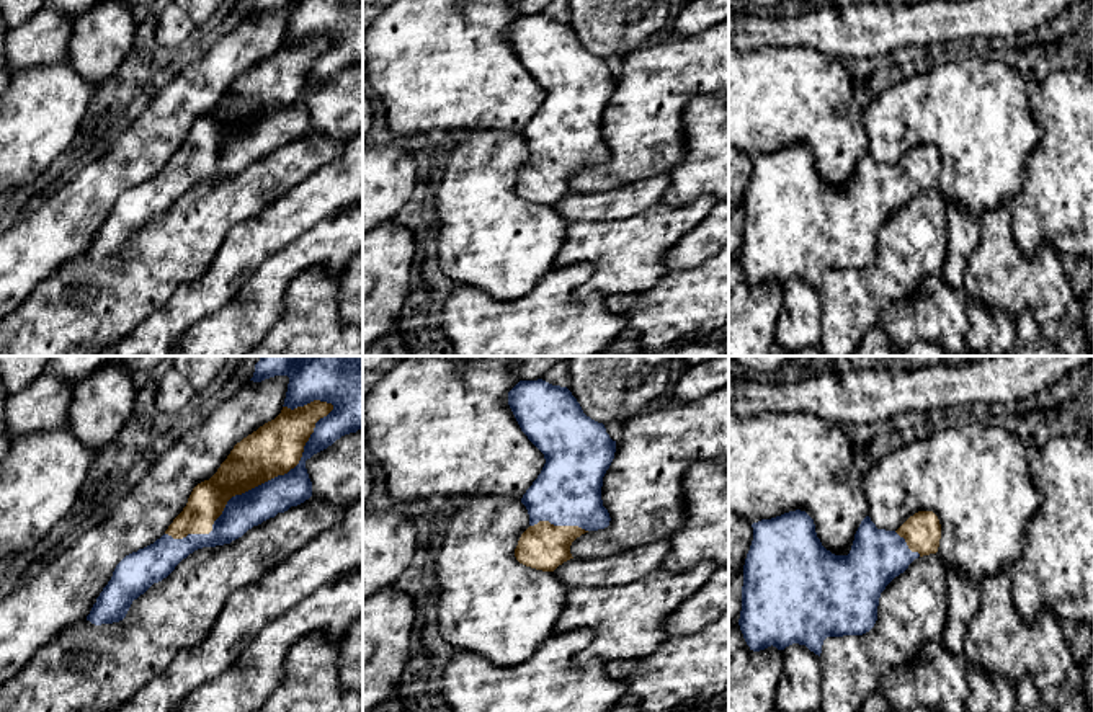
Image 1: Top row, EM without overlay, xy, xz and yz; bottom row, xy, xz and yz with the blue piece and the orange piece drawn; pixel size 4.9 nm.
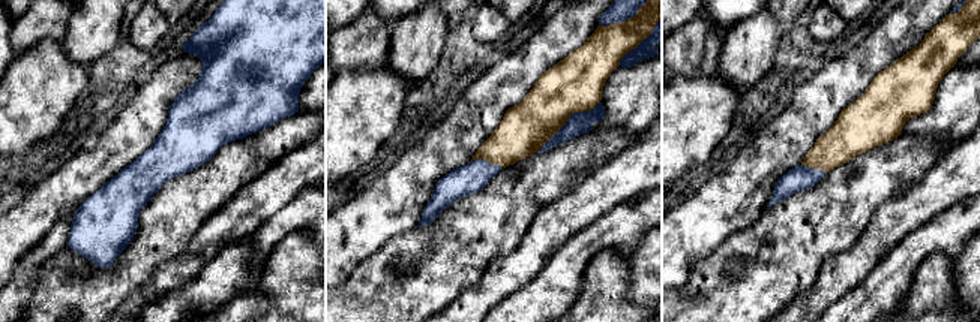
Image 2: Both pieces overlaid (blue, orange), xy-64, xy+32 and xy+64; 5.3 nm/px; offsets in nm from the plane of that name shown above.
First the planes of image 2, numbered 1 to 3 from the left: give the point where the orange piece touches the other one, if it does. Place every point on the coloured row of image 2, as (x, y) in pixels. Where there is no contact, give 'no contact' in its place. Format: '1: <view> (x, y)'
1: no contact
2: xy+32 (566, 122)
3: xy+64 (812, 168)

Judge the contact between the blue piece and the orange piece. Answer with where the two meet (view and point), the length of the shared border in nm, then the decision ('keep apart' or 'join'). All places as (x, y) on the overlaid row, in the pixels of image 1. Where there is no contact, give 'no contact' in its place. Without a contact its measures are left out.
xy (255, 487) | 1050 nm | join

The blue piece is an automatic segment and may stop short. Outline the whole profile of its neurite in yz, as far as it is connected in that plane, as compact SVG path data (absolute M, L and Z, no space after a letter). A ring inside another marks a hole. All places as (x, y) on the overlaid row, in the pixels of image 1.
M801 510L784 513L771 519L752 524L753 541L743 565L742 611L738 625L750 650L760 652L768 647L784 650L792 643L805 645L820 656L827 637L863 635L877 621L877 606L886 586L908 565L923 555L936 554L941 539L941 524L933 511L918 511L897 531L877 529L866 516L856 534L848 555L835 555L827 550L815 532L814 519Z

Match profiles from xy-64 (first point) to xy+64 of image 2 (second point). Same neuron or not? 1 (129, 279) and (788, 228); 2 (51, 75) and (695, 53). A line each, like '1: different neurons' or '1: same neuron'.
1: same neuron
2: different neurons

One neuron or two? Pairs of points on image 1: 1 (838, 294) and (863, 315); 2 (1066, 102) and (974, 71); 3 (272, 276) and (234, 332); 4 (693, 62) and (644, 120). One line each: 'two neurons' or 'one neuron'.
1: one neuron
2: two neurons
3: one neuron
4: one neuron

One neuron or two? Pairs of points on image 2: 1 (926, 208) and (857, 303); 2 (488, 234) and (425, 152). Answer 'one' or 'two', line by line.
1: two
2: two

